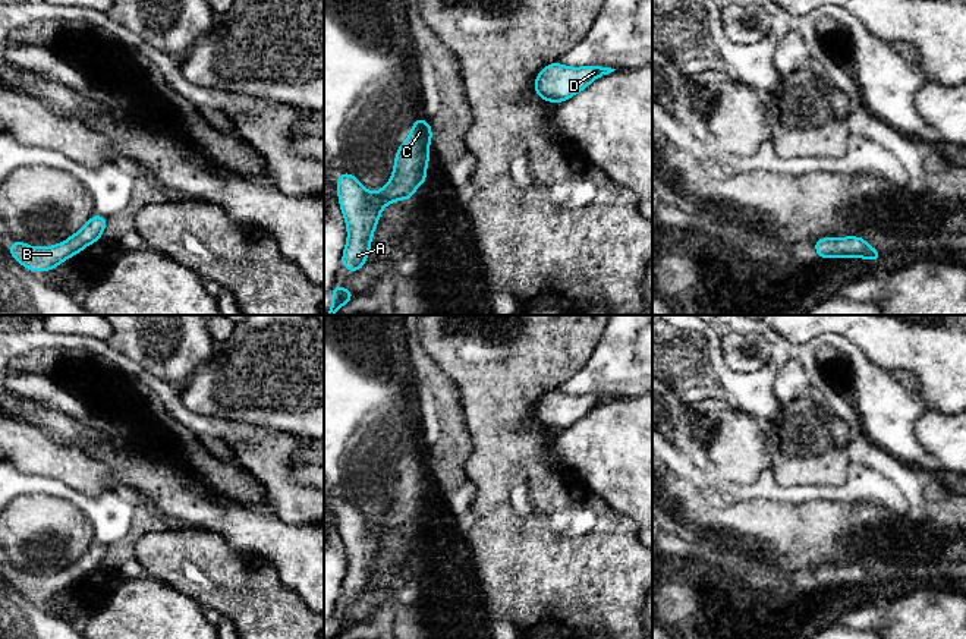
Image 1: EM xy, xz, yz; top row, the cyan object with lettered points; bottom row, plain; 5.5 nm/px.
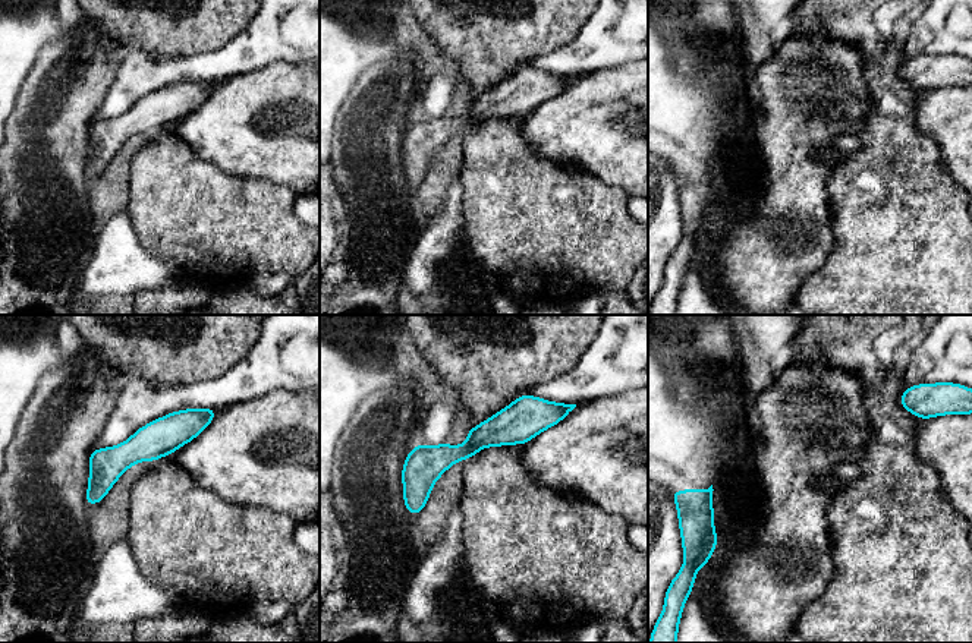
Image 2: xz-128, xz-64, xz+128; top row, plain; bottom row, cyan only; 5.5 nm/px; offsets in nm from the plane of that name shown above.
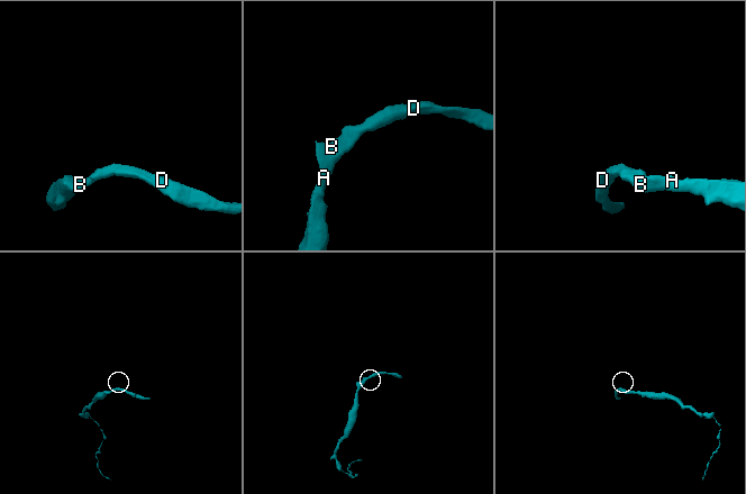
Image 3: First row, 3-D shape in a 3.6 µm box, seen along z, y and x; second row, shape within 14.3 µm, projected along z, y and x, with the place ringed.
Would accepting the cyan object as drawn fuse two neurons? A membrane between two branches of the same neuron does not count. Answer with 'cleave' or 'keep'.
keep

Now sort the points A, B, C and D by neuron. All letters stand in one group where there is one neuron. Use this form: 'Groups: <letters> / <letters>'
Groups: A B C D

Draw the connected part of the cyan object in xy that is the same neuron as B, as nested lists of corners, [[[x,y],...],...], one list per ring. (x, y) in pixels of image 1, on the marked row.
[[[94,214],[79,232],[59,245],[32,248],[16,240],[9,245],[9,254],[29,271],[50,271],[85,249],[89,243],[101,239],[106,226],[107,217]]]

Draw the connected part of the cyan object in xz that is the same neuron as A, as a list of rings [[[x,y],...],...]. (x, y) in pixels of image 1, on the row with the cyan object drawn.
[[[415,119],[408,139],[396,152],[390,182],[377,193],[369,193],[349,171],[339,176],[339,204],[347,226],[342,264],[349,273],[361,270],[366,262],[381,210],[393,201],[412,199],[415,189],[427,182],[431,136],[432,129],[427,119]]]

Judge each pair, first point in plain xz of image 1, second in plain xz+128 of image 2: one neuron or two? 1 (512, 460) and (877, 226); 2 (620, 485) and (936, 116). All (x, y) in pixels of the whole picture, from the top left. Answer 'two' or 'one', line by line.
1: one
2: one

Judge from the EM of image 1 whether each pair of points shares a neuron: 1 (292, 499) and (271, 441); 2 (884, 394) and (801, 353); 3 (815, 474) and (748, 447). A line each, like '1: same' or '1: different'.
1: same
2: same
3: different

